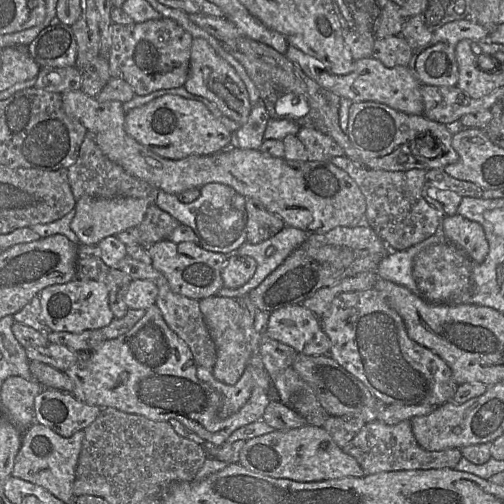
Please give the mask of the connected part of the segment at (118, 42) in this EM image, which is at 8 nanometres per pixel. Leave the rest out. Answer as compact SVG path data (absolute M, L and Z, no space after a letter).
M169 18L111 25L110 75L126 81L136 95L184 86L190 66L192 35Z

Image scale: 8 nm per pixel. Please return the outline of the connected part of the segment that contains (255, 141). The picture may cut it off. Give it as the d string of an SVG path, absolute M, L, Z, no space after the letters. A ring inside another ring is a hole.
M260 99L253 105L247 122L233 132L230 147L260 150L269 119L267 108Z

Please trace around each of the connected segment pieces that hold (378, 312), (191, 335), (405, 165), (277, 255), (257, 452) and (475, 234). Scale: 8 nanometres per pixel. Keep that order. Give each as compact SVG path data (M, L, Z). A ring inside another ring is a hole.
M374 288L339 294L320 318L321 326L331 342L330 356L360 380L385 405L429 405L439 407L450 402L457 391L447 363L430 349L411 340L402 317Z
M125 256L120 261L118 269L128 274L132 280L151 280L156 284L158 288L158 295L155 304L159 307L169 328L188 345L198 366L213 369L217 360L217 351L209 333L209 329L200 311L200 300L191 299L174 293L171 290L166 277L160 271L156 270L151 264L146 264L129 256Z
M354 102L349 112L348 137L361 155L365 166L373 170L444 169L459 160L459 155L452 145L453 135L452 128L445 124L431 121L424 115L409 115L379 102Z
M286 225L276 235L263 242L244 243L235 253L255 259L257 269L254 276L239 288L221 288L216 296L237 299L247 295L281 265L294 250L300 247L307 240L309 234L302 229Z
M308 424L286 431L275 430L247 440L240 451L238 463L256 474L297 482L365 476L355 458L346 454L323 427Z
M458 213L444 217L441 233L477 263L482 263L488 255L489 243L483 227Z

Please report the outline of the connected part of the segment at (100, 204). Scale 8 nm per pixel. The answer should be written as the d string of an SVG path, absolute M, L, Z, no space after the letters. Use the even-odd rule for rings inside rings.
M82 196L76 202L76 213L70 227L78 236L80 244L97 245L106 237L116 236L128 228L137 227L144 219L149 205L146 200L132 197L99 199Z

